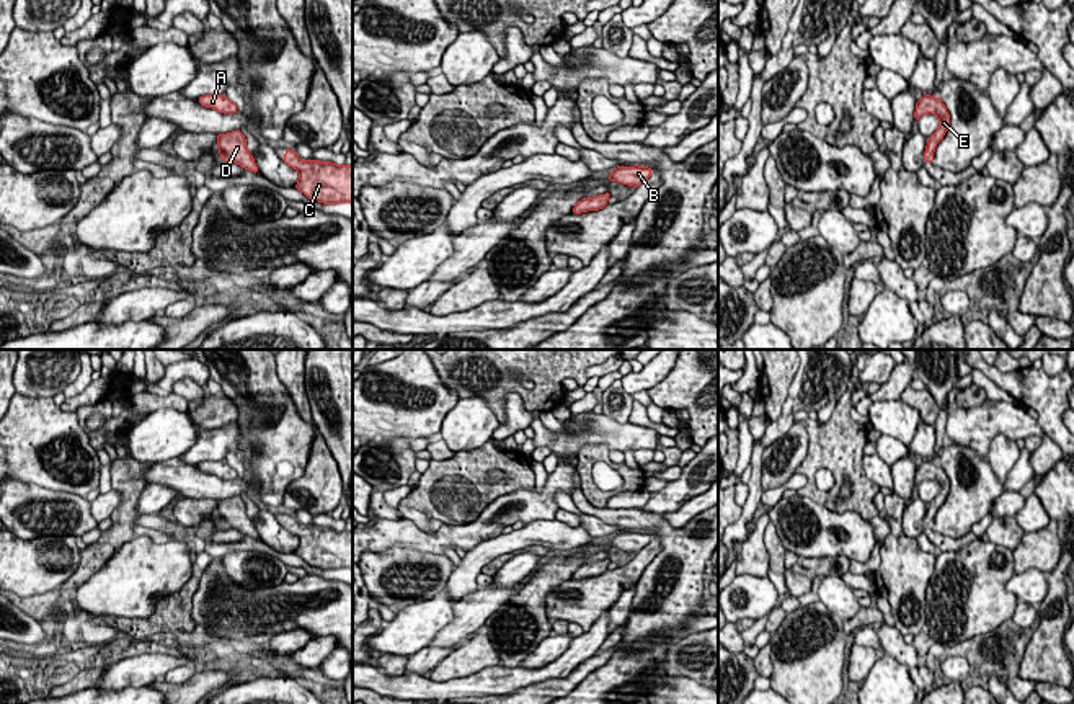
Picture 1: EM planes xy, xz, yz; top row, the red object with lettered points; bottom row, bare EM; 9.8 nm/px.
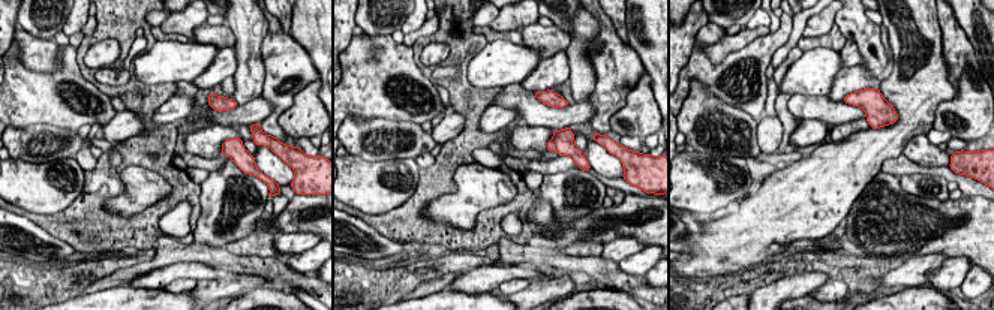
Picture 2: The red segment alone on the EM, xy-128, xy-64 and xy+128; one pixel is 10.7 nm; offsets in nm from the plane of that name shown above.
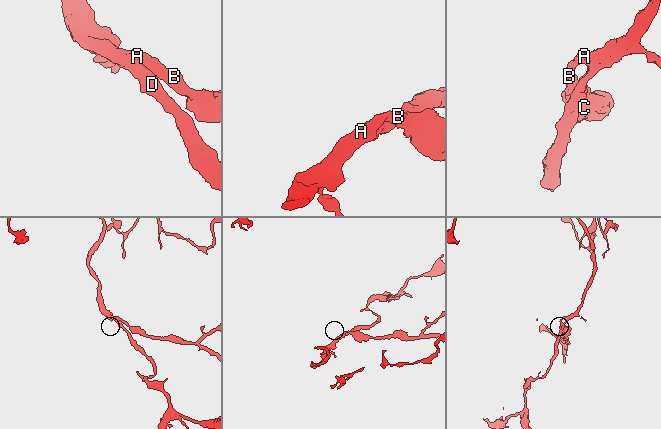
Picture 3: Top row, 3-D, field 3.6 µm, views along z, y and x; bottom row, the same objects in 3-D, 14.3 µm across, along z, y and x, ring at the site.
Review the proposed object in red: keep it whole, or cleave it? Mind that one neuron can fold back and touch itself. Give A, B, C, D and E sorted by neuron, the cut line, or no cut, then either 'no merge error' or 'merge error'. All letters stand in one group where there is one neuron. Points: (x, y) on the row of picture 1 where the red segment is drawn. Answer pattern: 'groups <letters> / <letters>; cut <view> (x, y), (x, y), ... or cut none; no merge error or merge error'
groups A B C D E; cut none; no merge error

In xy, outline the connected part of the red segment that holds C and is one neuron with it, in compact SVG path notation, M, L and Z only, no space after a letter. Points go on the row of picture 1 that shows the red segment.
M287 147L282 160L299 172L294 188L308 199L323 204L353 204L353 165L335 165L331 162L305 160Z

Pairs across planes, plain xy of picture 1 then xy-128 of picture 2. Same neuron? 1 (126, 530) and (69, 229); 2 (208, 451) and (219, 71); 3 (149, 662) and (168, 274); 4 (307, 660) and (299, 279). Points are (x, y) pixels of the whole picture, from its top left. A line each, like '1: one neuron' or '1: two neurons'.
1: one neuron
2: one neuron
3: one neuron
4: two neurons

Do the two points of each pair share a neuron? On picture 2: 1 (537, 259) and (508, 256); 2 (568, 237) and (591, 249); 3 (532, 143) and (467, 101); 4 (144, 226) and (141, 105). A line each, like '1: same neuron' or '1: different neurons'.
1: same neuron
2: different neurons
3: different neurons
4: same neuron

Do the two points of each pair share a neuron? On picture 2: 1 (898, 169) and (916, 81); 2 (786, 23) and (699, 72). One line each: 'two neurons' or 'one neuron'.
1: two neurons
2: one neuron

